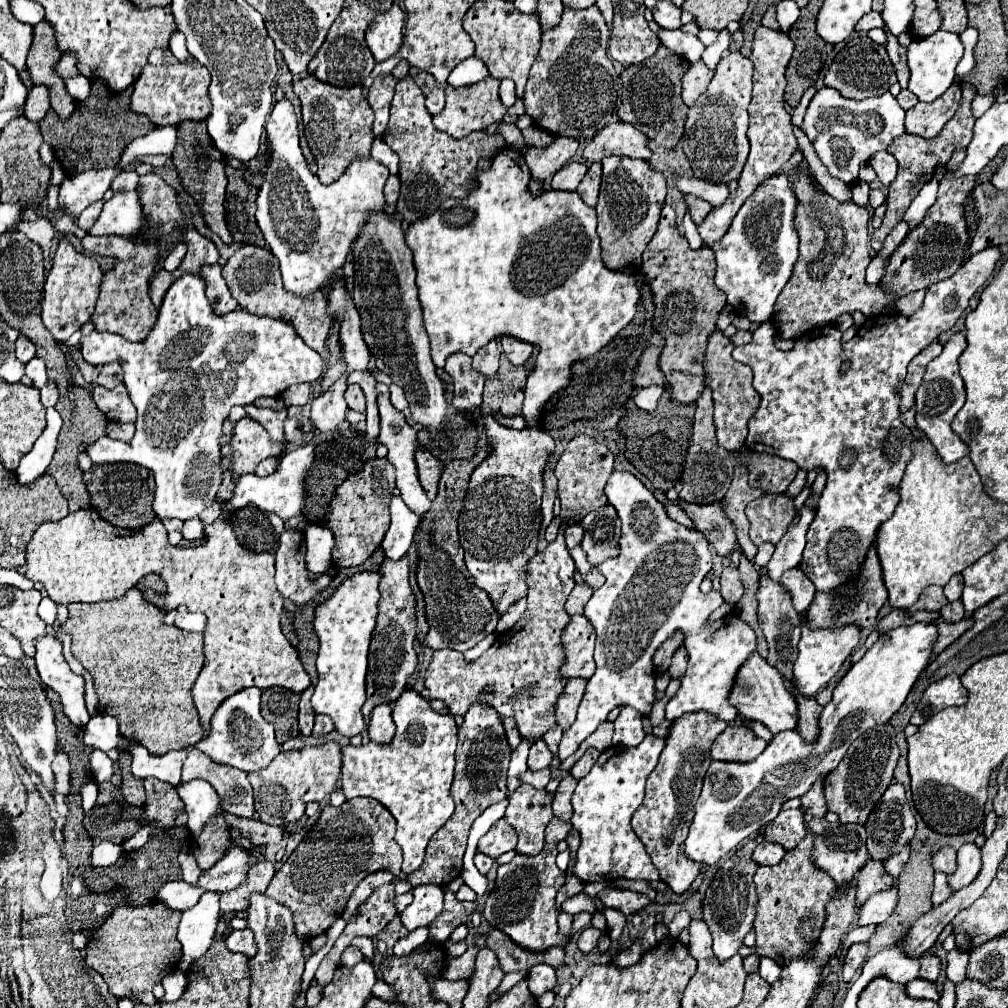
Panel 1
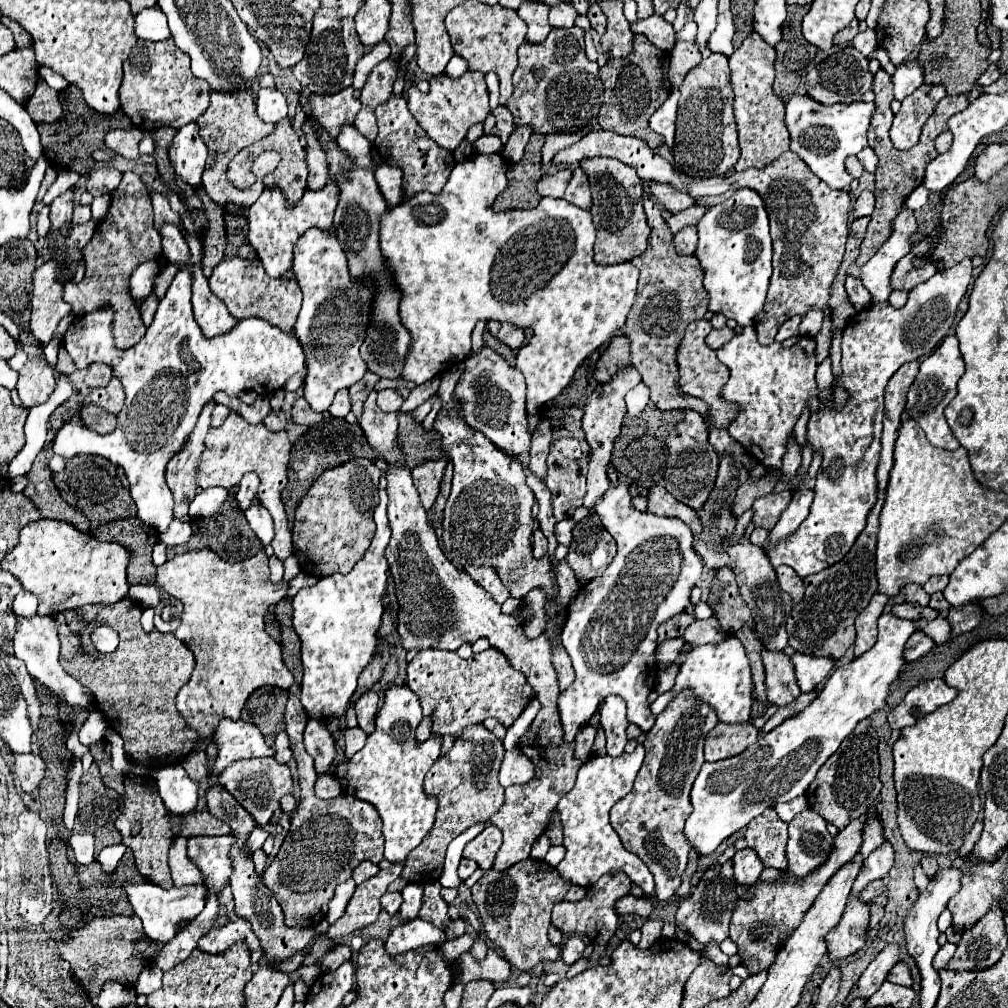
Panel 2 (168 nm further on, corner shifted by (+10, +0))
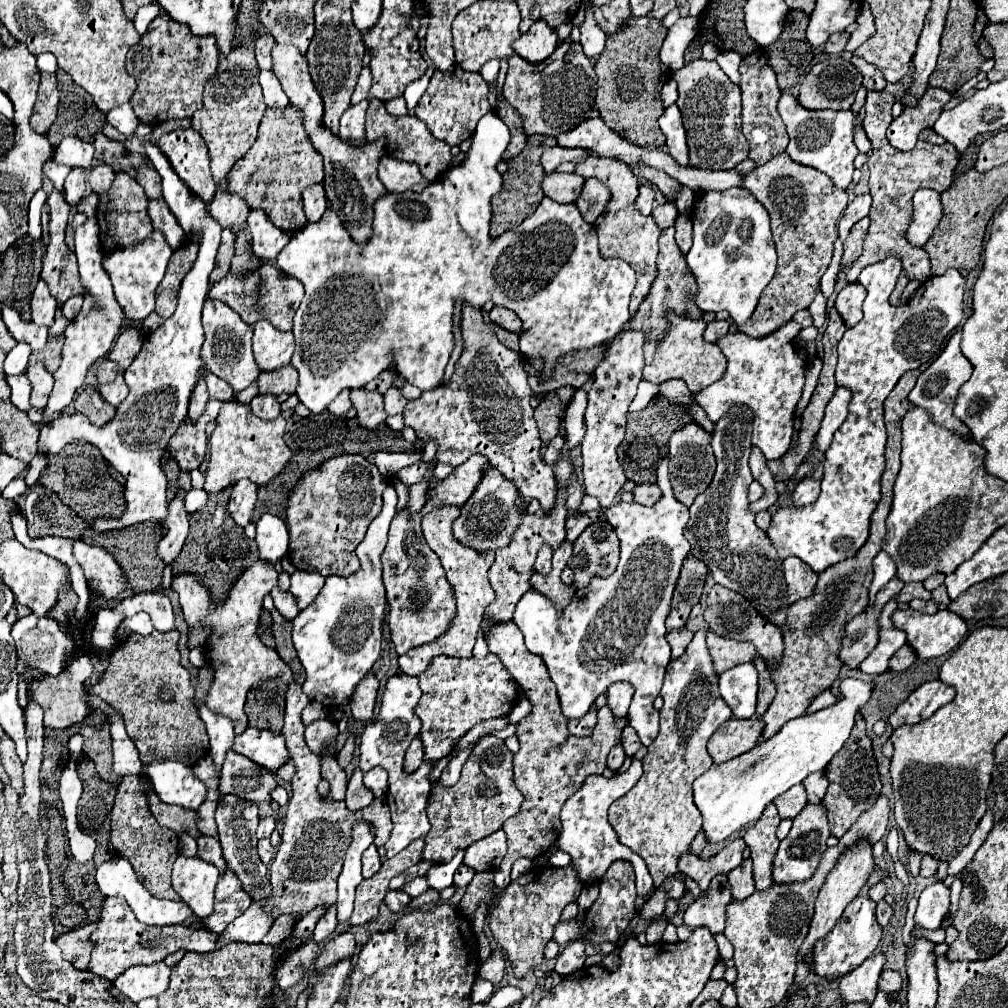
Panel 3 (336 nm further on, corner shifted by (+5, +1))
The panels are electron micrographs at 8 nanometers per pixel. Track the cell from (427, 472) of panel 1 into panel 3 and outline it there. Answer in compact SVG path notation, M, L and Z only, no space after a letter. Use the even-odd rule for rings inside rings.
M474 454L464 464L456 466L452 474L446 476L444 480L434 480L432 476L428 480L428 500L421 510L422 513L427 514L450 504L462 506L478 486L478 478L482 478L484 466L486 466L486 458L482 454Z

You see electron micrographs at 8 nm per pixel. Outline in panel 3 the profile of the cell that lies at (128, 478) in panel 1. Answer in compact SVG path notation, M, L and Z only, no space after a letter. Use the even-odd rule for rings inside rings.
M74 442L66 446L60 454L48 456L48 466L40 474L38 482L56 492L60 500L70 506L78 516L82 516L88 524L92 524L96 518L120 518L126 512L126 478L118 474L88 442Z

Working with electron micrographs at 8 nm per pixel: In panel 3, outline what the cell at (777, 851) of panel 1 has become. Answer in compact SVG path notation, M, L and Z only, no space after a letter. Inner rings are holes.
M746 858L738 868L728 872L728 880L732 884L732 898L744 900L754 892L754 874L752 874L752 860Z

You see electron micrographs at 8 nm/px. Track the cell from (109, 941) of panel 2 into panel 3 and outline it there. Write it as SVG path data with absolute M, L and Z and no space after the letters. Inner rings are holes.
M86 924L82 928L70 930L70 932L62 934L60 938L56 938L56 944L62 950L62 958L72 962L74 968L78 968L78 970L86 970L90 964L90 954L94 950L90 936L94 930L96 930L96 924Z

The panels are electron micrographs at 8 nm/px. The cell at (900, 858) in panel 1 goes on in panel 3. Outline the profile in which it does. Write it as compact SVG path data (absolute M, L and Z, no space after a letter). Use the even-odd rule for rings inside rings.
M874 866L866 886L860 890L860 894L846 906L842 920L838 920L838 924L822 938L818 940L818 946L814 946L814 960L812 960L812 968L816 974L826 976L826 978L836 978L836 976L844 976L844 972L850 972L852 968L860 966L868 956L874 954L880 936L882 936L882 926L876 922L876 902L870 900L868 890L870 886L874 886L876 882L880 882L886 876L886 872L880 866Z

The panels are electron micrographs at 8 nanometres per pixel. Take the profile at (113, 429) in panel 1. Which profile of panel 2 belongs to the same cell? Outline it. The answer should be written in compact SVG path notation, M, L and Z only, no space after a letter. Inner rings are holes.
M85 403L85 405L81 407L79 417L81 417L81 421L83 421L89 429L93 429L93 431L97 431L97 433L101 433L101 435L111 433L111 431L115 429L115 425L117 425L115 415L103 411L101 407L97 407L97 405L93 405L93 403Z

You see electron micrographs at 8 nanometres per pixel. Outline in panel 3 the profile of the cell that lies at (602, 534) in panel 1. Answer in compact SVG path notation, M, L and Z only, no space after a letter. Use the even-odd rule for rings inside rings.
M592 522L574 542L570 568L574 570L574 588L586 588L592 576L610 576L620 556L620 540L614 528L604 522Z

